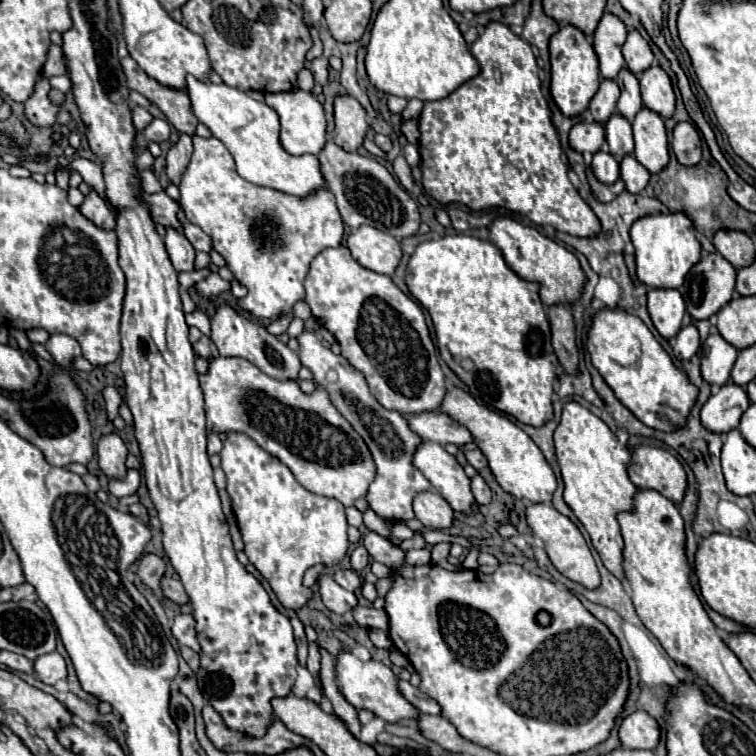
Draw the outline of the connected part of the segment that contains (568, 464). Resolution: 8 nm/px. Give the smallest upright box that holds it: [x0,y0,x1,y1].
[554,402,636,580]

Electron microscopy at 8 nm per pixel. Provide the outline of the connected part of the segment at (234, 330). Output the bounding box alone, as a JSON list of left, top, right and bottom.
[212,304,302,380]

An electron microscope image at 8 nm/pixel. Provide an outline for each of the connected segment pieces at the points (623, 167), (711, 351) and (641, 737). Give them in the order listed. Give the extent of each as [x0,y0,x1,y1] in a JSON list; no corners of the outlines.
[[620,154,650,194],[702,332,736,386],[618,710,660,750]]

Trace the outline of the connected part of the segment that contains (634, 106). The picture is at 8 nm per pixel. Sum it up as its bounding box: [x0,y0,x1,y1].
[616,68,642,120]

